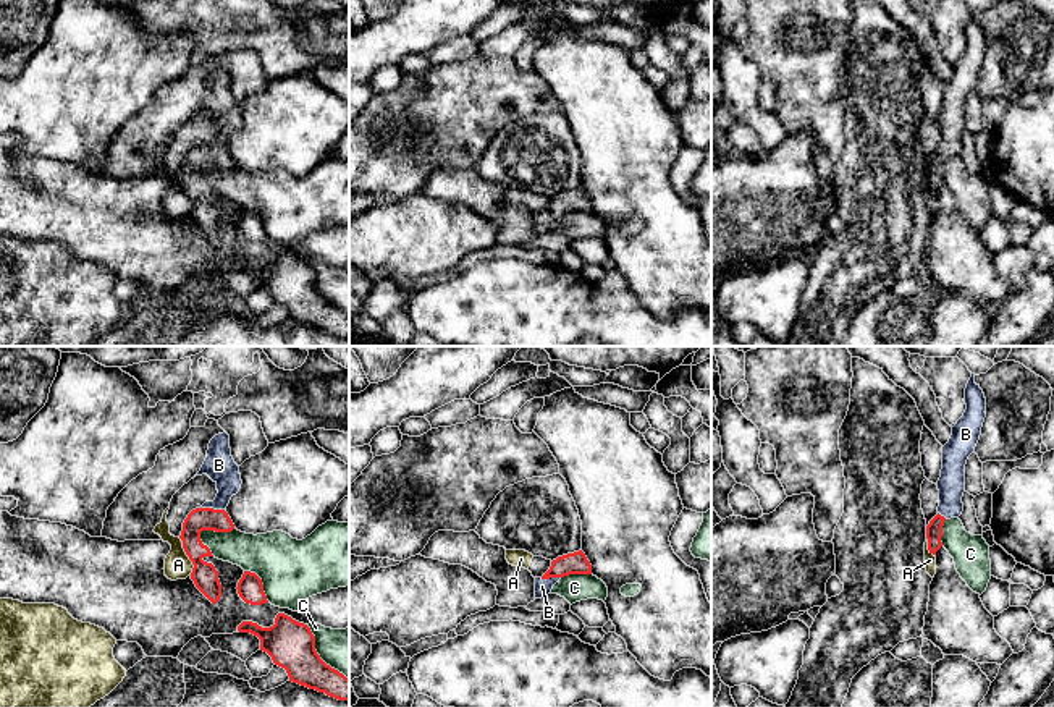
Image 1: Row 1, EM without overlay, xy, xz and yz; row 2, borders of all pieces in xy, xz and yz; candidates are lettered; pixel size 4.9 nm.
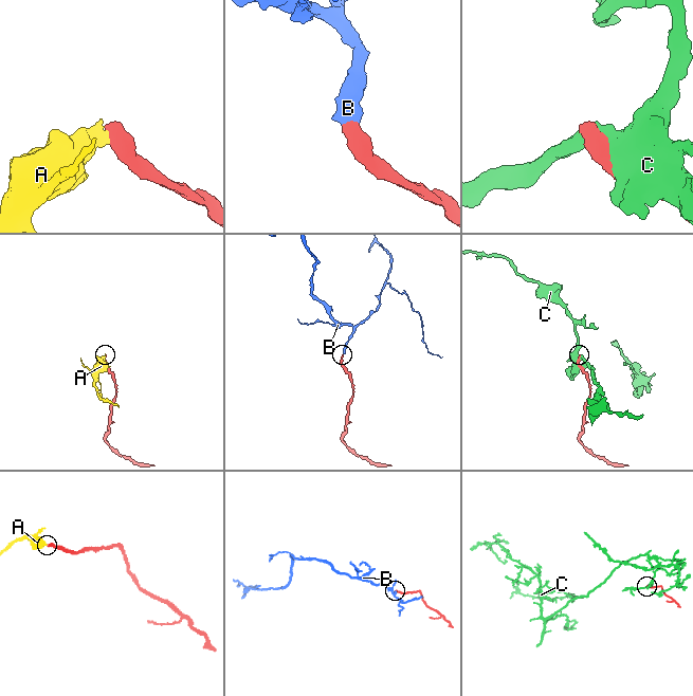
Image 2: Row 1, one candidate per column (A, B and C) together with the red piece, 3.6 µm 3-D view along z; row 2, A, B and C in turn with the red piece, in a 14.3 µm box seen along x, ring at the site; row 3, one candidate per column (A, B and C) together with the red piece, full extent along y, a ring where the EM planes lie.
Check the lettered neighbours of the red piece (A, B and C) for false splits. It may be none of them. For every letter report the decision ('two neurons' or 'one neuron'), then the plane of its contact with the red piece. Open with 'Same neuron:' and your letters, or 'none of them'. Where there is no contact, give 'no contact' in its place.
Same neuron: B
A: two neurons; contact in xy
B: one neuron; contact in xy
C: two neurons; contact in xy

